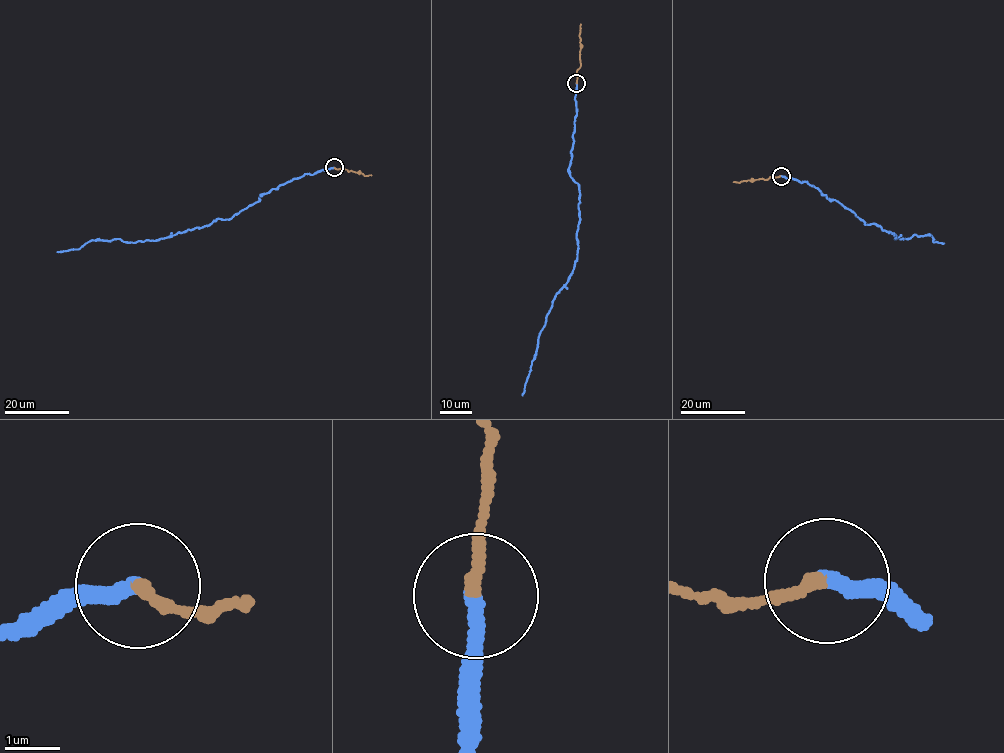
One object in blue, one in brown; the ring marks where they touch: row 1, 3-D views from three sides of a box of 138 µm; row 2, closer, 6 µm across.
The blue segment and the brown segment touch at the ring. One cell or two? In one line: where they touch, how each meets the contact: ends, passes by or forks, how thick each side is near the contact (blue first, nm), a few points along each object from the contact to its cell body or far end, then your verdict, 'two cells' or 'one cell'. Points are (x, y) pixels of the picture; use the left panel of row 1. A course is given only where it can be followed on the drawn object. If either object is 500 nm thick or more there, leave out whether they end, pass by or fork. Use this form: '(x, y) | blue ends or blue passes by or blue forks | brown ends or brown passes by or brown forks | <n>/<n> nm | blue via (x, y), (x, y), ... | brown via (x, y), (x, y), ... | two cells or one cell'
(334, 167) | blue ends | brown ends | 240/220 nm | blue via (334, 167), (259, 194), (259, 200), (226, 220), (153, 240), (91, 239), (57, 252) | brown via (334, 167), (371, 175) | two cells

